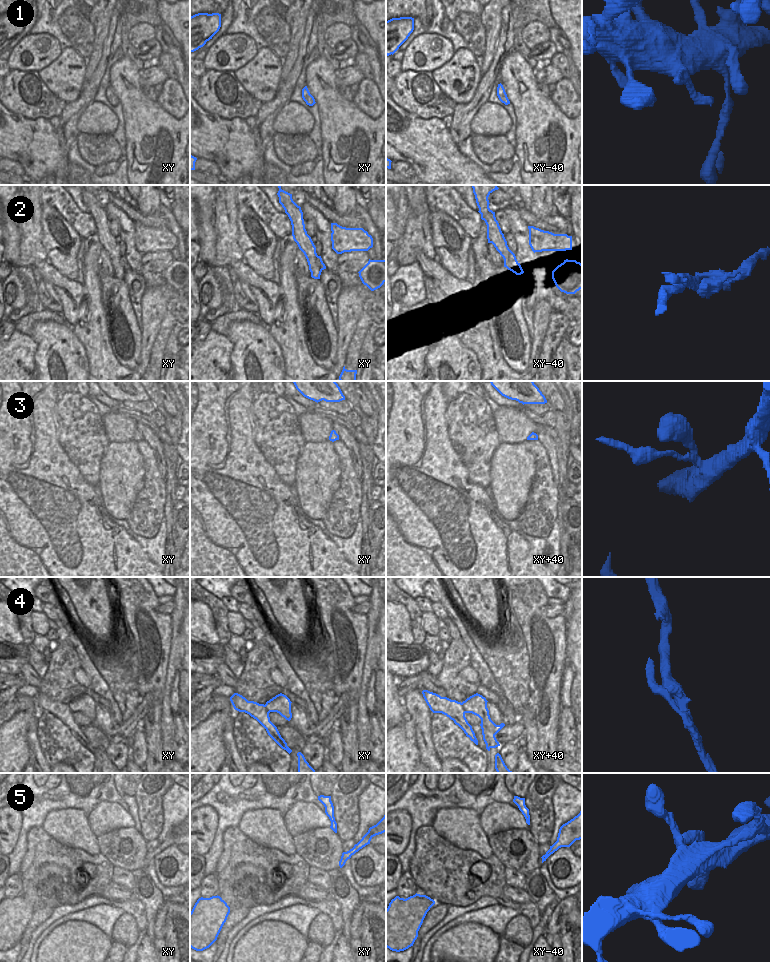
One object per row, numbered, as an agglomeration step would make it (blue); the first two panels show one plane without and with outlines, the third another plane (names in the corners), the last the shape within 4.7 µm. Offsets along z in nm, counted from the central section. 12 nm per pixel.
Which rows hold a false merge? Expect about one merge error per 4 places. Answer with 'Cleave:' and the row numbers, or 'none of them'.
Cleave: 2, 4.

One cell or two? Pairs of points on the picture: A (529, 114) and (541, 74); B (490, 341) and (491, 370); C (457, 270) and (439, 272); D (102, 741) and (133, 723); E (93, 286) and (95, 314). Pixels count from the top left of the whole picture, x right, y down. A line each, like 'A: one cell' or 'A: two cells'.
A: two cells
B: one cell
C: two cells
D: one cell
E: one cell

